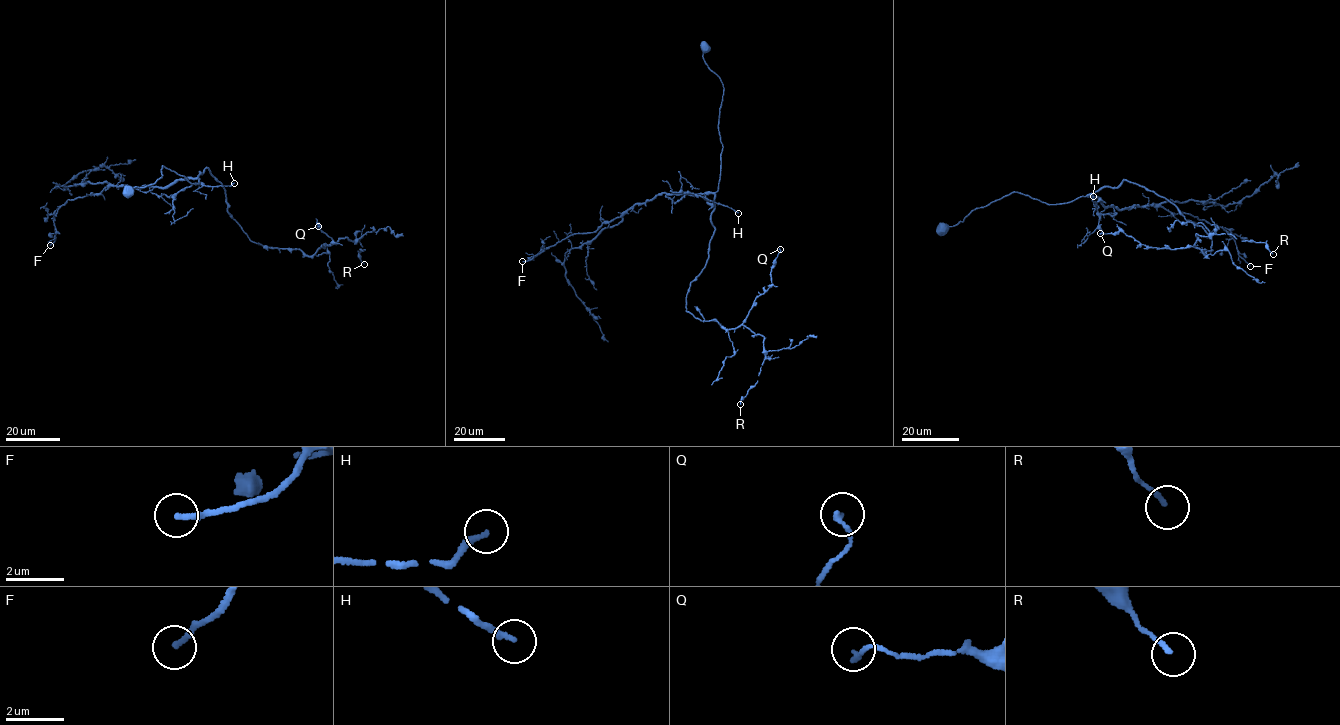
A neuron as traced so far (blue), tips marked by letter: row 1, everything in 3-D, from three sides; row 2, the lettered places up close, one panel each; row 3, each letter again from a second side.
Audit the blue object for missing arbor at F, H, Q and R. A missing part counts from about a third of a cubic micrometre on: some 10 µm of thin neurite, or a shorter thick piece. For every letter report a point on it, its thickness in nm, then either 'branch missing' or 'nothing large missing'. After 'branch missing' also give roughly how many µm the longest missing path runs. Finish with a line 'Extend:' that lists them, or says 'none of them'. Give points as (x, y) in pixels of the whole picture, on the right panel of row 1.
F: (1250, 266) | 200 nm | nothing large missing
H: (1093, 196) | 200 nm | branch missing | 60 µm
Q: (1100, 233) | 160 nm | nothing large missing
R: (1273, 254) | 140 nm | nothing large missing
Extend: H

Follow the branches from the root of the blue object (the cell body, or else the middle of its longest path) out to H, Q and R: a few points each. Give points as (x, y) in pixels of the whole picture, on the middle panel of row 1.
H: (705, 48), (703, 60), (723, 90), (718, 189), (665, 195), (675, 203), (692, 193), (738, 213)
Q: (705, 48), (723, 85), (722, 148), (715, 231), (686, 311), (737, 327), (771, 286), (780, 249)
R: (705, 48), (704, 62), (723, 85), (722, 148), (715, 231), (686, 310), (763, 337), (758, 382), (740, 404)

